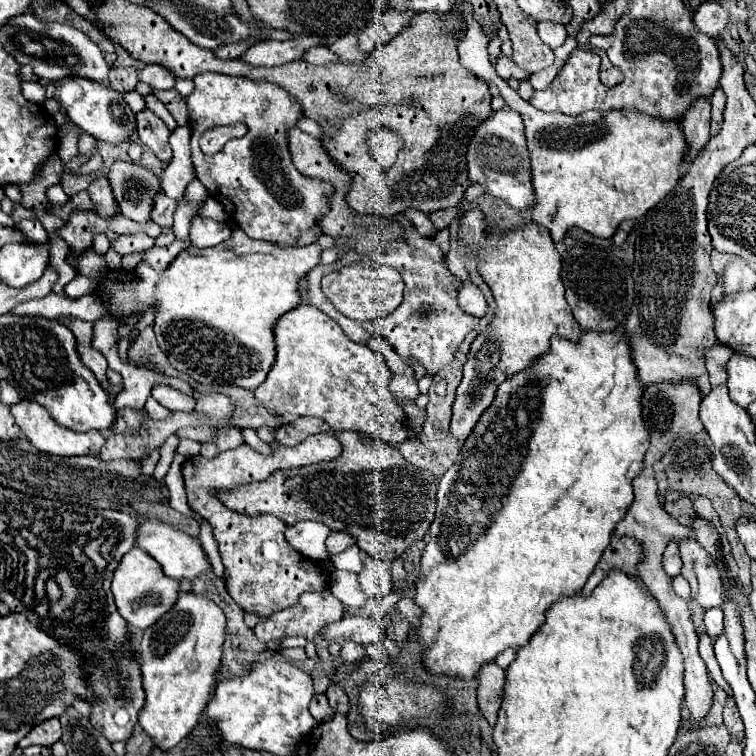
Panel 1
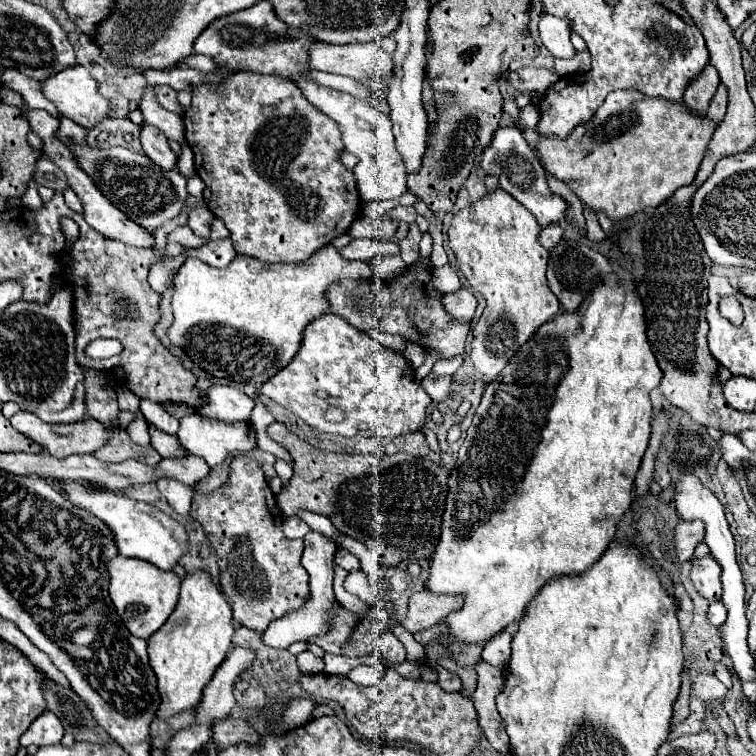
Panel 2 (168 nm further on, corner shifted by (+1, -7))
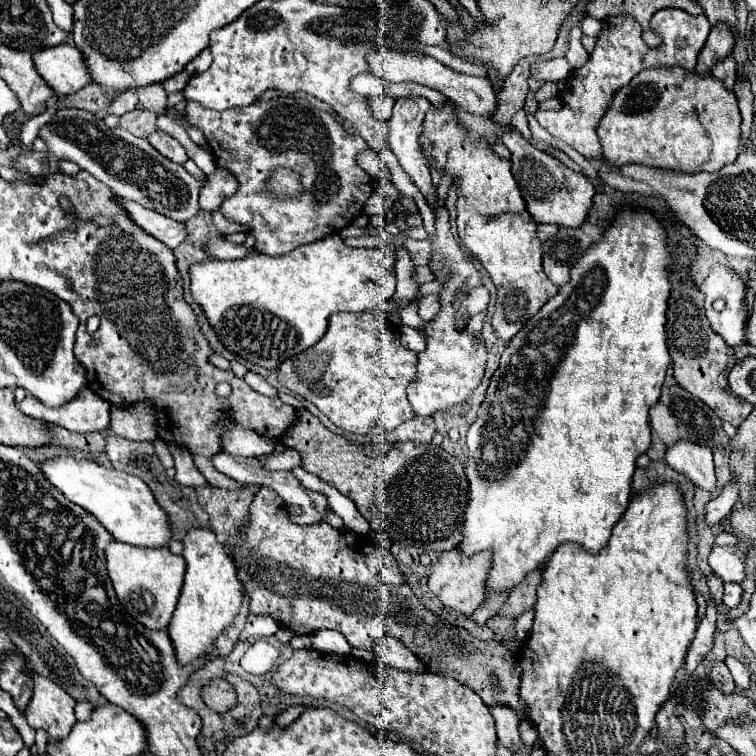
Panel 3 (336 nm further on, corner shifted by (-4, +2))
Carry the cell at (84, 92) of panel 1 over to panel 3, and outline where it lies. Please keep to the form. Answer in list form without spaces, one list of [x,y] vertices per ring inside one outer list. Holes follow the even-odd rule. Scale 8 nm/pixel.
[[[74,44],[42,48],[40,52],[34,52],[32,58],[36,72],[54,92],[60,92],[62,96],[74,94],[92,82],[82,54]]]

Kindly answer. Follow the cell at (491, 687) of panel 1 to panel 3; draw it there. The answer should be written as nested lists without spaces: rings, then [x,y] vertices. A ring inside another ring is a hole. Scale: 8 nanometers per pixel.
[[[498,704],[498,706],[492,706],[492,708],[490,708],[490,714],[492,714],[494,720],[496,720],[496,734],[498,734],[498,738],[500,738],[500,744],[506,746],[506,748],[512,750],[512,752],[524,750],[524,742],[522,742],[520,732],[518,732],[520,720],[518,720],[516,712],[512,712],[510,708]]]

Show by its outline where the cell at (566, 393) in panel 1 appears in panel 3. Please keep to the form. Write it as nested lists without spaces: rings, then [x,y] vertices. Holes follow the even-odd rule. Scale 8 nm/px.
[[[644,208],[634,210],[620,210],[604,230],[604,238],[592,248],[588,248],[570,268],[568,284],[560,286],[558,294],[552,296],[536,316],[532,316],[526,326],[508,342],[506,350],[502,352],[500,366],[496,368],[486,398],[478,410],[476,422],[470,426],[466,434],[466,444],[470,450],[466,462],[466,476],[470,480],[470,502],[464,522],[464,540],[460,544],[464,554],[474,554],[480,550],[492,550],[492,568],[488,578],[488,590],[510,590],[512,586],[520,584],[528,572],[538,568],[548,560],[548,556],[564,542],[578,542],[588,552],[596,554],[600,548],[606,546],[612,526],[624,514],[628,500],[630,500],[630,484],[632,474],[636,470],[636,458],[644,454],[650,446],[650,426],[648,426],[648,410],[660,398],[660,388],[666,376],[666,368],[670,362],[668,346],[666,346],[666,310],[670,298],[670,268],[672,266],[672,252],[666,242],[666,230],[660,220]]]

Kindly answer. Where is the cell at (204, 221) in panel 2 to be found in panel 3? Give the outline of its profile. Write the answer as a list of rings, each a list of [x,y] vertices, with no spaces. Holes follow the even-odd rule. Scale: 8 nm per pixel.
[[[216,166],[214,174],[206,178],[206,184],[200,192],[200,208],[206,212],[214,212],[226,200],[226,196],[234,194],[236,190],[238,190],[236,176],[226,168]]]

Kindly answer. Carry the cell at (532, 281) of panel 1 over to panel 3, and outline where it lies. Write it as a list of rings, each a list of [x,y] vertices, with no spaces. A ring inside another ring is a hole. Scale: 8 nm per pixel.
[[[448,100],[444,108],[432,108],[424,116],[424,130],[420,134],[422,156],[426,158],[434,186],[444,174],[454,178],[452,186],[458,192],[458,236],[466,250],[488,270],[498,288],[496,312],[492,326],[496,334],[508,342],[542,304],[552,298],[558,288],[544,276],[542,270],[542,242],[536,238],[536,222],[528,216],[518,184],[510,172],[510,160],[496,156],[486,140],[472,140]]]

